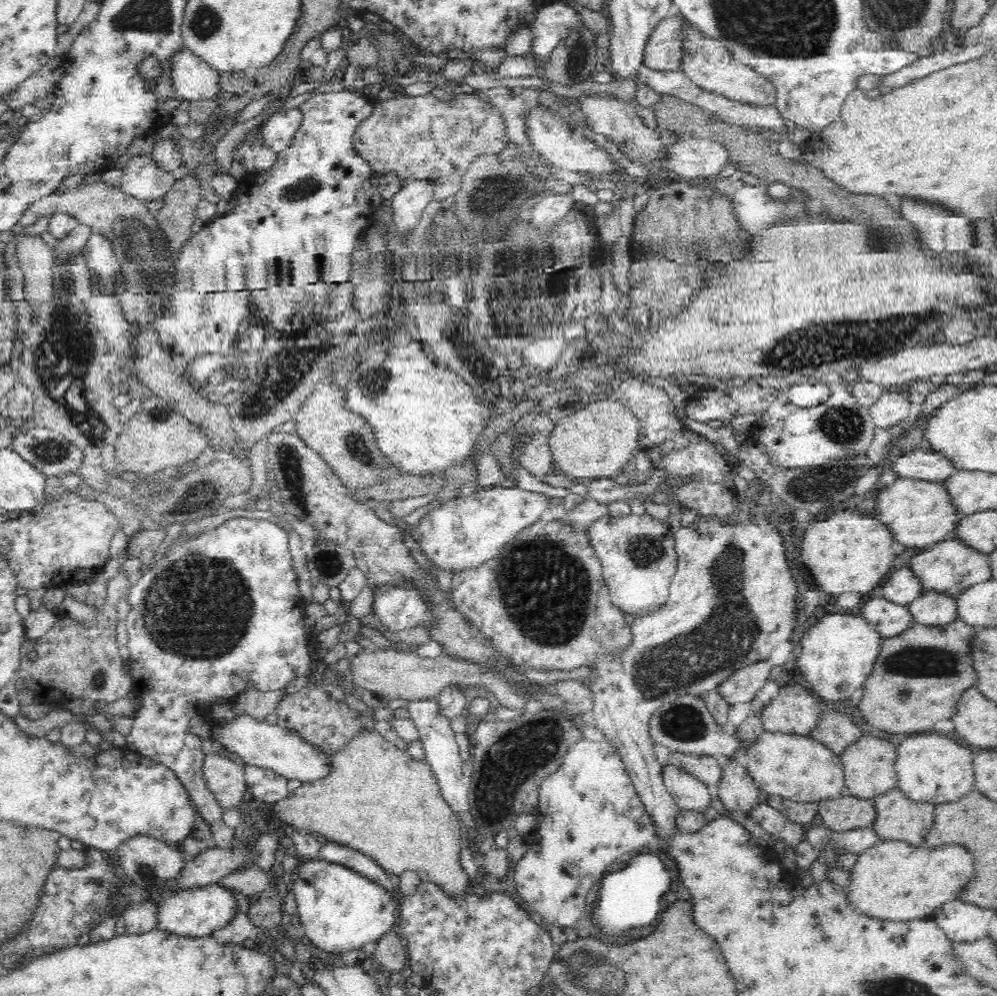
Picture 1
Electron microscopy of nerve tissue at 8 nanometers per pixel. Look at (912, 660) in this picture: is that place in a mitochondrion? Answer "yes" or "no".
yes

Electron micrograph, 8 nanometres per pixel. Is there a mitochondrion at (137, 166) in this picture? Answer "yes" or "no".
no

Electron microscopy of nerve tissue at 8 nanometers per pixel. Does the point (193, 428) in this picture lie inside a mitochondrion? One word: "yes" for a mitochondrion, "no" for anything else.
no

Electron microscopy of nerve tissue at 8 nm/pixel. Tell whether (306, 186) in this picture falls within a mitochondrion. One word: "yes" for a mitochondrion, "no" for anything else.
yes

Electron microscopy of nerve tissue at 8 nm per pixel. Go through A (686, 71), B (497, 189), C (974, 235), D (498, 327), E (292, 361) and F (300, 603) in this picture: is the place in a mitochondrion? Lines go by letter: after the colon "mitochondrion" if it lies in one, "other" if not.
A: other
B: mitochondrion
C: other
D: other
E: mitochondrion
F: other

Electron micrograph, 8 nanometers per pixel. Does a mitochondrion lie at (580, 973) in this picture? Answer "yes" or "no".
yes

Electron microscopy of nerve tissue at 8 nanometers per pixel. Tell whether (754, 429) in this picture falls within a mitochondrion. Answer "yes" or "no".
no

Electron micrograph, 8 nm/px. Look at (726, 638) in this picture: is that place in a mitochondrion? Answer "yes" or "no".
yes

